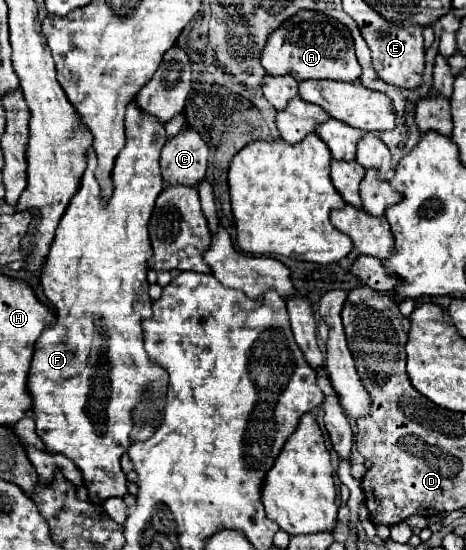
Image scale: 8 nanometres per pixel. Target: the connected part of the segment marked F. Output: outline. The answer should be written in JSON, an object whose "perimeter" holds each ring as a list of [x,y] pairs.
{"perimeter":[[[134,100],[126,106],[126,146],[116,156],[112,170],[114,192],[106,202],[100,192],[100,184],[94,178],[96,156],[94,148],[86,150],[86,170],[82,174],[82,186],[70,200],[58,228],[50,252],[44,260],[40,282],[46,298],[52,302],[58,314],[58,322],[50,326],[36,342],[36,352],[32,360],[28,390],[34,400],[34,420],[36,432],[42,438],[48,452],[66,454],[82,470],[86,488],[90,496],[106,500],[110,496],[126,496],[126,478],[120,468],[120,456],[130,446],[132,430],[132,410],[142,398],[144,390],[152,390],[158,408],[164,406],[166,394],[166,370],[154,364],[146,350],[142,338],[142,320],[152,316],[152,298],[148,296],[148,258],[152,256],[148,220],[154,210],[158,194],[164,190],[160,174],[160,150],[166,142],[164,126],[158,126],[154,118],[146,118]]]}

